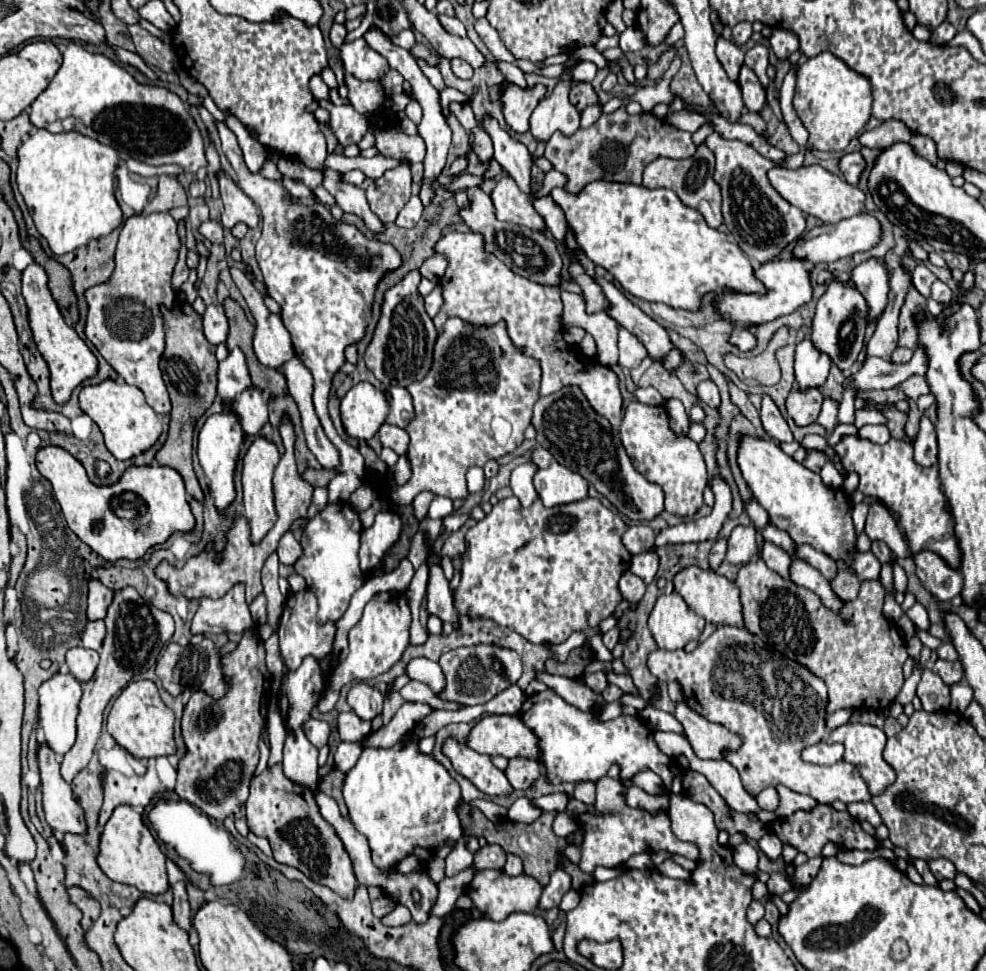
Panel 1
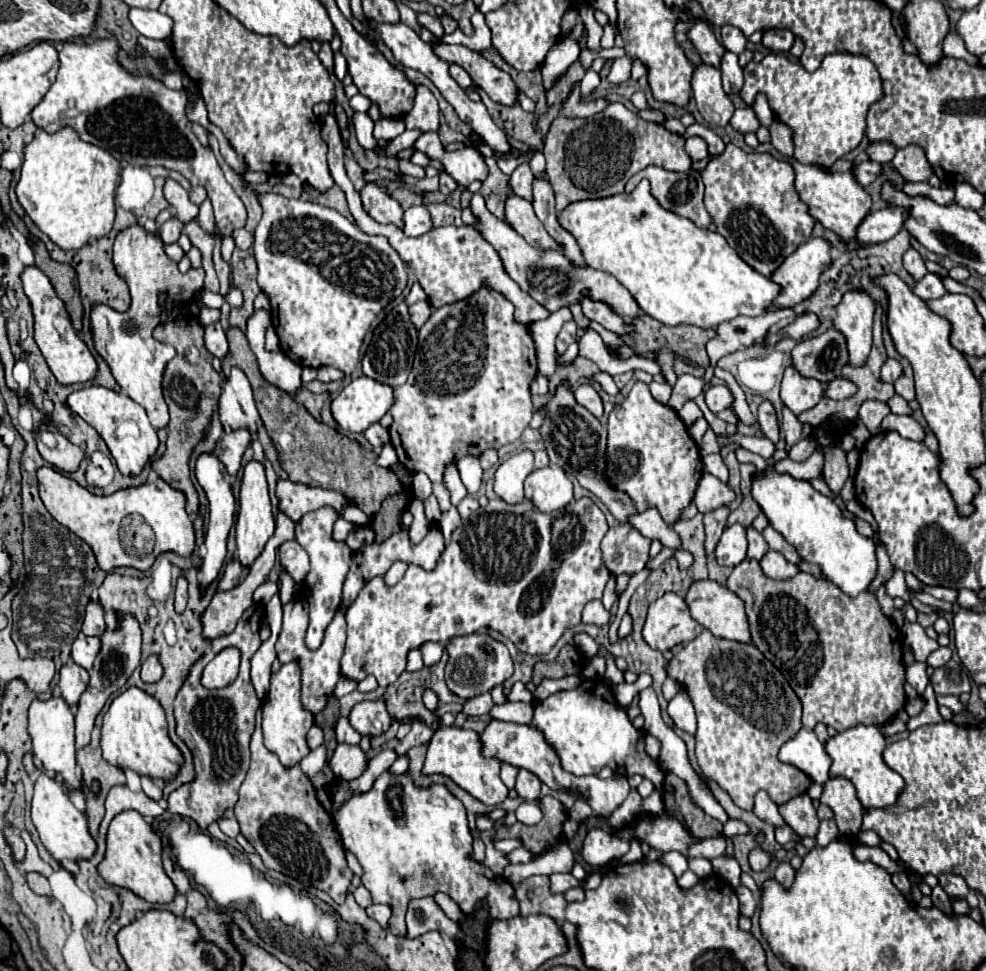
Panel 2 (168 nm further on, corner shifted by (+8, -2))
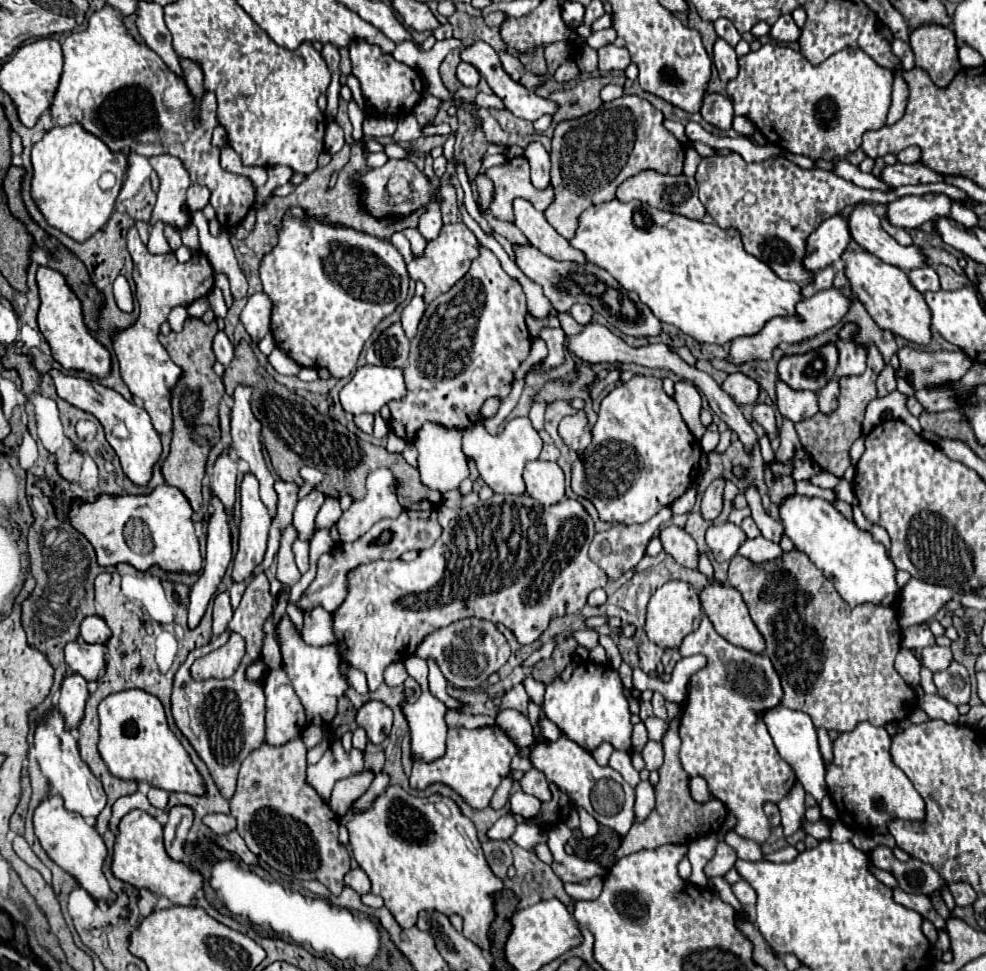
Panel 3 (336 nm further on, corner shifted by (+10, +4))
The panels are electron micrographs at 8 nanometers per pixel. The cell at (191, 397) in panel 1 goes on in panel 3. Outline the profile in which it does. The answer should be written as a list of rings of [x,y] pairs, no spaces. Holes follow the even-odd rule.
[[[189,318],[179,334],[169,332],[167,336],[159,336],[161,344],[167,348],[171,360],[185,370],[185,378],[173,390],[173,440],[169,458],[163,464],[163,476],[169,486],[179,488],[193,508],[193,522],[203,520],[201,512],[201,482],[205,478],[205,466],[209,450],[219,442],[219,400],[225,394],[223,380],[213,372],[215,354],[211,350],[213,336],[219,332],[217,322],[205,324],[199,318]]]

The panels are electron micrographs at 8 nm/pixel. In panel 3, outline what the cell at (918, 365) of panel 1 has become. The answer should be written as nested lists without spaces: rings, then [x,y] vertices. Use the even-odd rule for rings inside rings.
[[[831,380],[823,390],[817,392],[817,398],[819,398],[819,412],[833,412],[837,410],[837,396],[839,396],[839,382],[837,380]]]

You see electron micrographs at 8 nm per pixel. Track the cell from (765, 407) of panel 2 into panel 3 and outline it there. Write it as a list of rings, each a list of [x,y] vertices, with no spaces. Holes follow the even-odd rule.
[[[755,404],[751,416],[753,416],[753,420],[757,424],[761,424],[767,430],[767,434],[775,434],[777,432],[777,428],[775,428],[775,414],[773,414],[771,406],[767,406],[767,404]]]

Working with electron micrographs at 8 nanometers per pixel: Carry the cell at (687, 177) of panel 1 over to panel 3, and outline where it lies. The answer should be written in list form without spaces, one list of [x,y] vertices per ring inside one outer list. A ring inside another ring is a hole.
[[[641,172],[641,174],[625,180],[617,188],[617,198],[621,202],[639,200],[639,202],[645,202],[653,208],[675,212],[675,214],[681,214],[681,216],[687,216],[687,218],[693,218],[693,220],[701,220],[705,216],[705,208],[697,198],[697,182],[695,182],[695,178],[689,178],[685,174],[663,176],[663,174],[657,174],[657,172]]]

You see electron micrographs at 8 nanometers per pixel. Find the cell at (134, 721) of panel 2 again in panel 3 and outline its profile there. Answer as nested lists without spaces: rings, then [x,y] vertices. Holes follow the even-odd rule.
[[[123,690],[99,704],[101,738],[99,754],[109,772],[121,780],[147,782],[167,792],[205,794],[205,782],[185,752],[179,738],[169,730],[161,702],[143,690]]]

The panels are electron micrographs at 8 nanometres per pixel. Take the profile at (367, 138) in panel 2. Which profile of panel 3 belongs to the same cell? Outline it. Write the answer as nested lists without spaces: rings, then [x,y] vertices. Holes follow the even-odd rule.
[[[413,114],[398,120],[397,129],[393,135],[395,142],[413,142],[421,138],[421,126]]]

